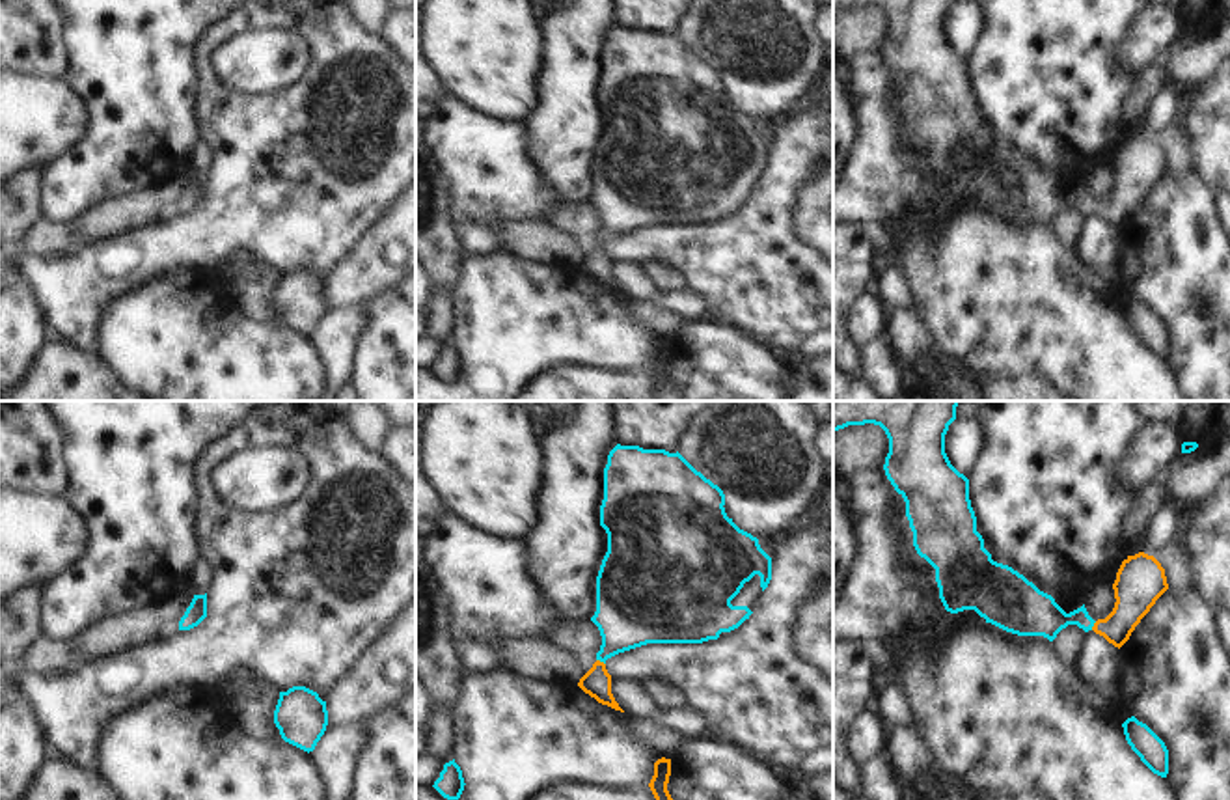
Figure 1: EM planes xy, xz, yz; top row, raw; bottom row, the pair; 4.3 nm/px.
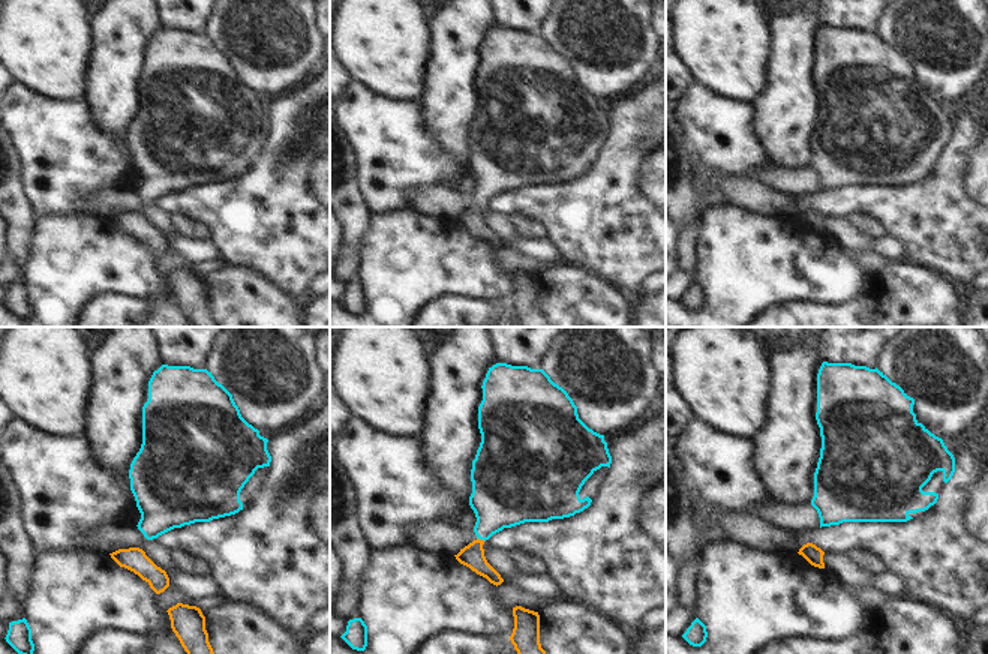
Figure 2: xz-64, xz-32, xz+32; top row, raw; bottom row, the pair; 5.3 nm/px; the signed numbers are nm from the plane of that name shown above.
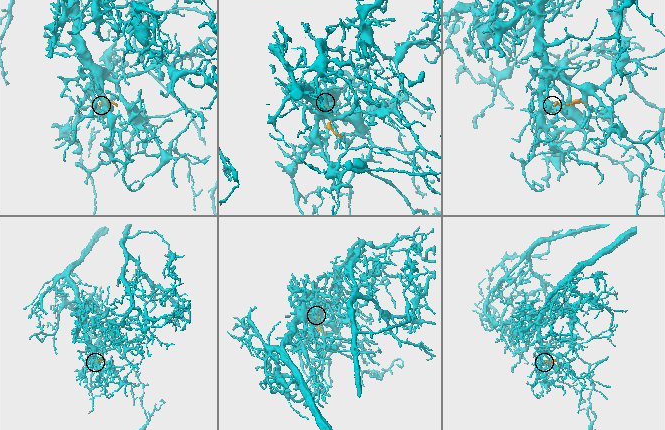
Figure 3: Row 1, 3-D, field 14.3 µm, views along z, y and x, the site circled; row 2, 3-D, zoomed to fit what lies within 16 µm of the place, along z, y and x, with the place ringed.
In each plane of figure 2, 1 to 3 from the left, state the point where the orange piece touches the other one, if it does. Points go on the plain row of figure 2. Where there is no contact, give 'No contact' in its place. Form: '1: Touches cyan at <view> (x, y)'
1: No contact
2: Touches cyan at xz-32 (482, 203)
3: No contact.

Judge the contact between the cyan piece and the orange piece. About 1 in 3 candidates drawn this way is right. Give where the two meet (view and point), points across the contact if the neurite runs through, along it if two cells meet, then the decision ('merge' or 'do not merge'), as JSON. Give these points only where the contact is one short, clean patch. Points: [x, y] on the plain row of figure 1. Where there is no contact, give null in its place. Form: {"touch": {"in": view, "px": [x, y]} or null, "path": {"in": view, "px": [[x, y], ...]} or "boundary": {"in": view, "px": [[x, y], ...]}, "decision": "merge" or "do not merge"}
{"touch": {"in": "xz", "px": [601, 243]}, "path": {"in": "xz", "px": [[630, 194], [601, 243], [597, 263]]}, "decision": "merge"}

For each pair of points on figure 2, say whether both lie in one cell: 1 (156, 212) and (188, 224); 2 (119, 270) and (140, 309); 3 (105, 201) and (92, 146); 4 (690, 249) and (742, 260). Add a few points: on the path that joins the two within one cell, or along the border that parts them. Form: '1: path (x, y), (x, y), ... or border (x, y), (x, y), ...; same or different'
1: border (170, 213), (171, 224), (177, 231); different
2: border (98, 297), (107, 293), (128, 293), (146, 300); different
3: border (135, 189), (105, 191), (96, 203), (95, 215); different
4: border (699, 230), (699, 267), (696, 270); different

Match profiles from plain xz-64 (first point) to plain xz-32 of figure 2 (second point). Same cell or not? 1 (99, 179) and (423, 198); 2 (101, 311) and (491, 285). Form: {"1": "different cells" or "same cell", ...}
{"1": "different cells", "2": "different cells"}

